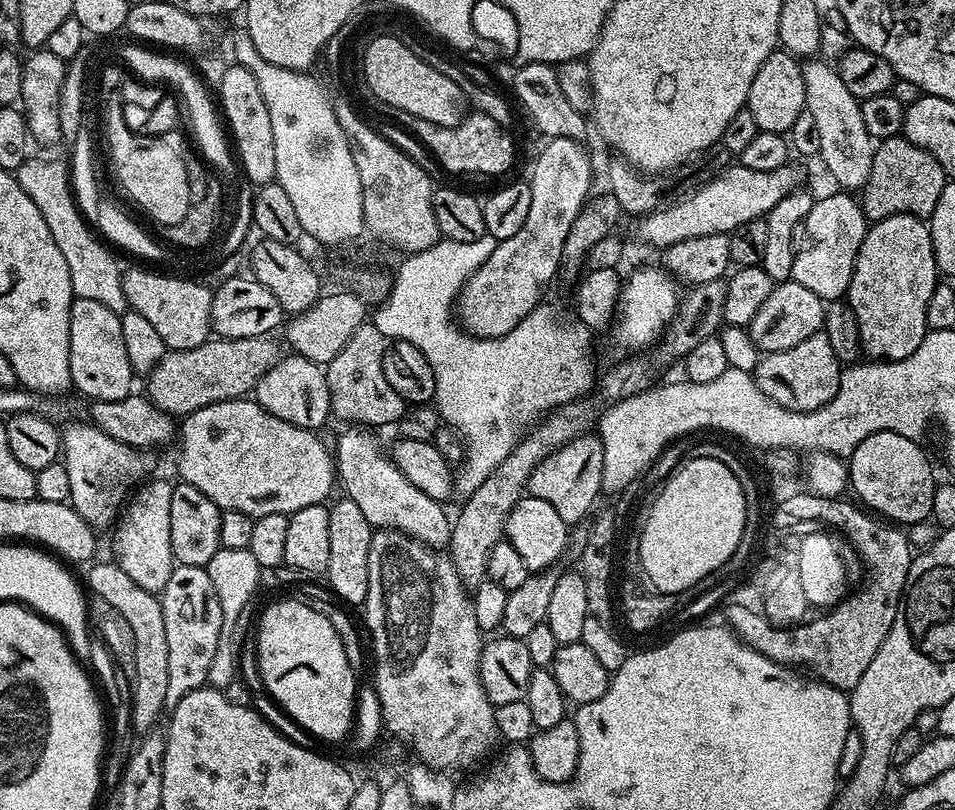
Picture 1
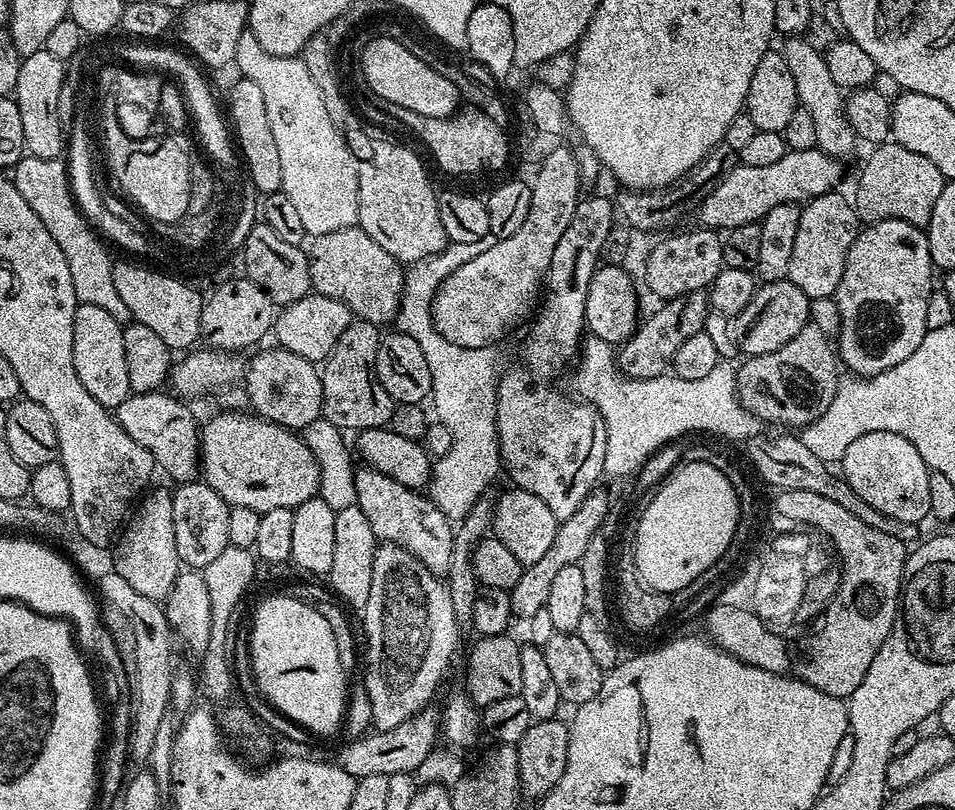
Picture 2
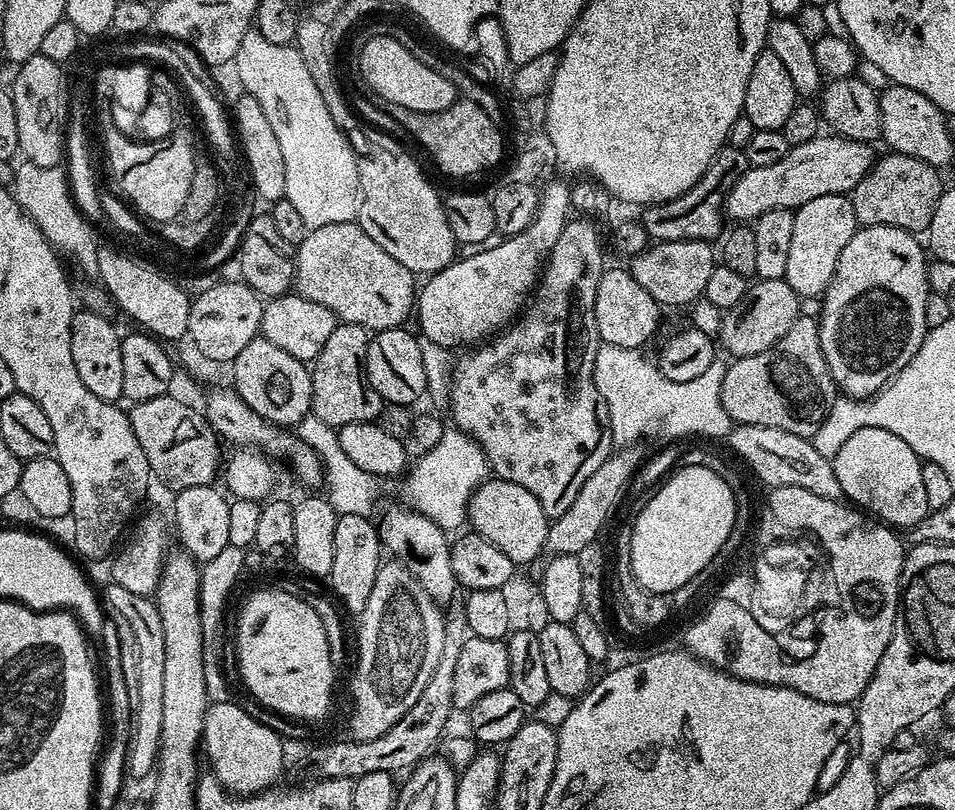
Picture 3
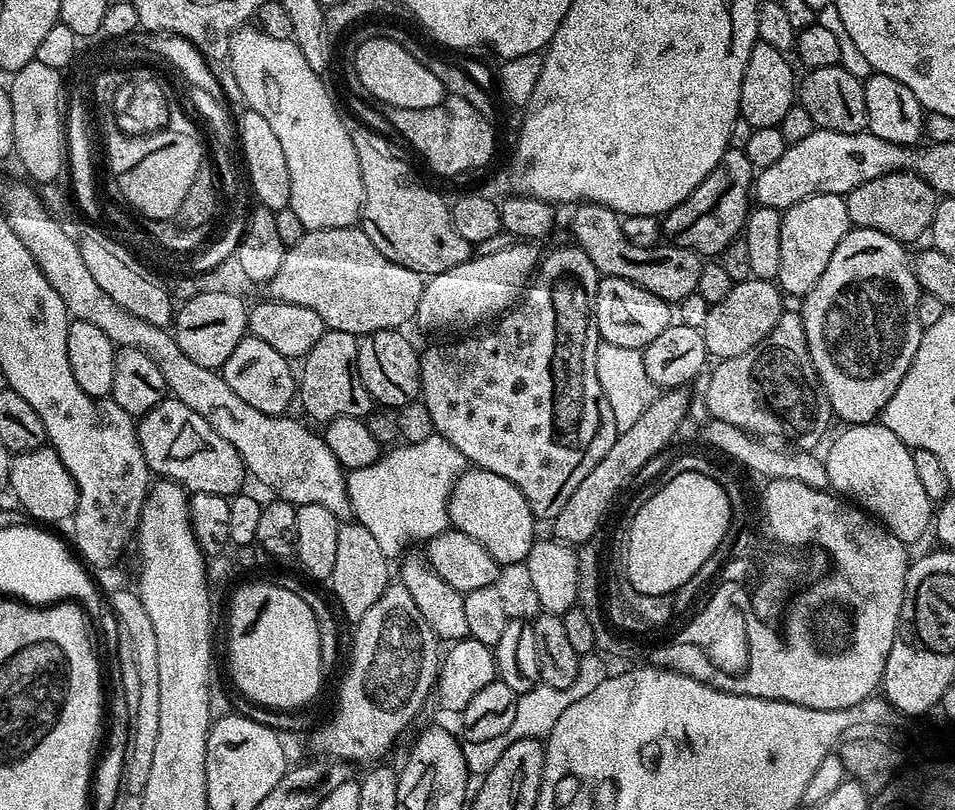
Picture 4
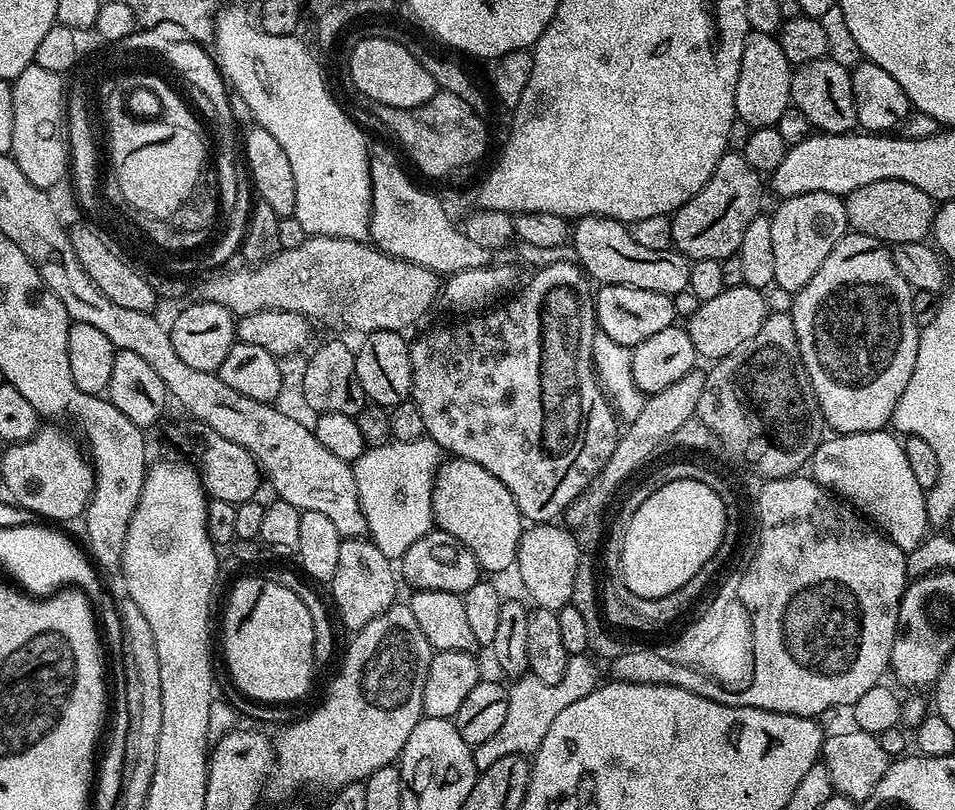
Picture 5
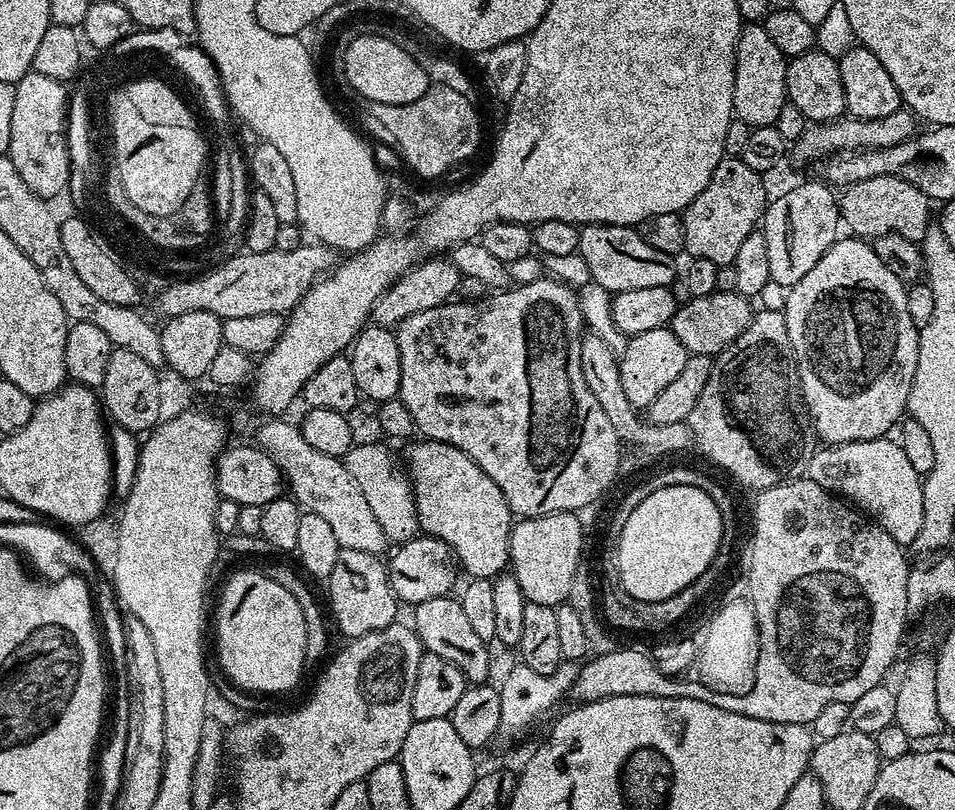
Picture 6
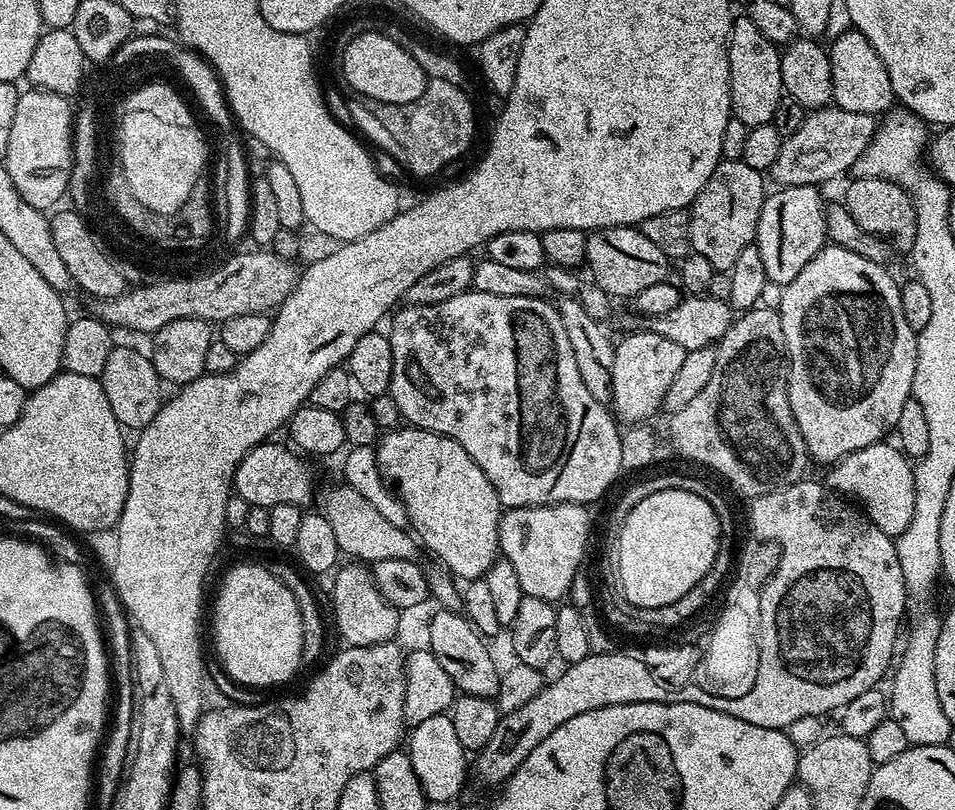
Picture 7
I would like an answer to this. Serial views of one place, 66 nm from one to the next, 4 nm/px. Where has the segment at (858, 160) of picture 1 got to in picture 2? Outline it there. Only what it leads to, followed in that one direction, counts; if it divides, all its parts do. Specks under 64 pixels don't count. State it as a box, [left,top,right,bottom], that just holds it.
[782,35,858,162]

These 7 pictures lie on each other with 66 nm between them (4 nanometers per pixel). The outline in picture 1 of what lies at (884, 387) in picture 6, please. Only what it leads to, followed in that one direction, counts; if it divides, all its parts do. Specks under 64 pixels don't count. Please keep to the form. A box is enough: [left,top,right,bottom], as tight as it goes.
[846,214,938,360]

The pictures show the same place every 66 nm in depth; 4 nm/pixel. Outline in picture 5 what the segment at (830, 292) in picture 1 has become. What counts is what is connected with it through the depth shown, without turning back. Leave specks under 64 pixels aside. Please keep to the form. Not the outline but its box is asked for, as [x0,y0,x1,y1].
[771,192,850,294]

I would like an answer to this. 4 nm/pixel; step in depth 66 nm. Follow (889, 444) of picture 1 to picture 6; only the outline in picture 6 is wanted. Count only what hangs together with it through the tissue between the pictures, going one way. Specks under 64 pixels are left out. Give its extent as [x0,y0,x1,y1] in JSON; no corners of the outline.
[807,438,924,546]

